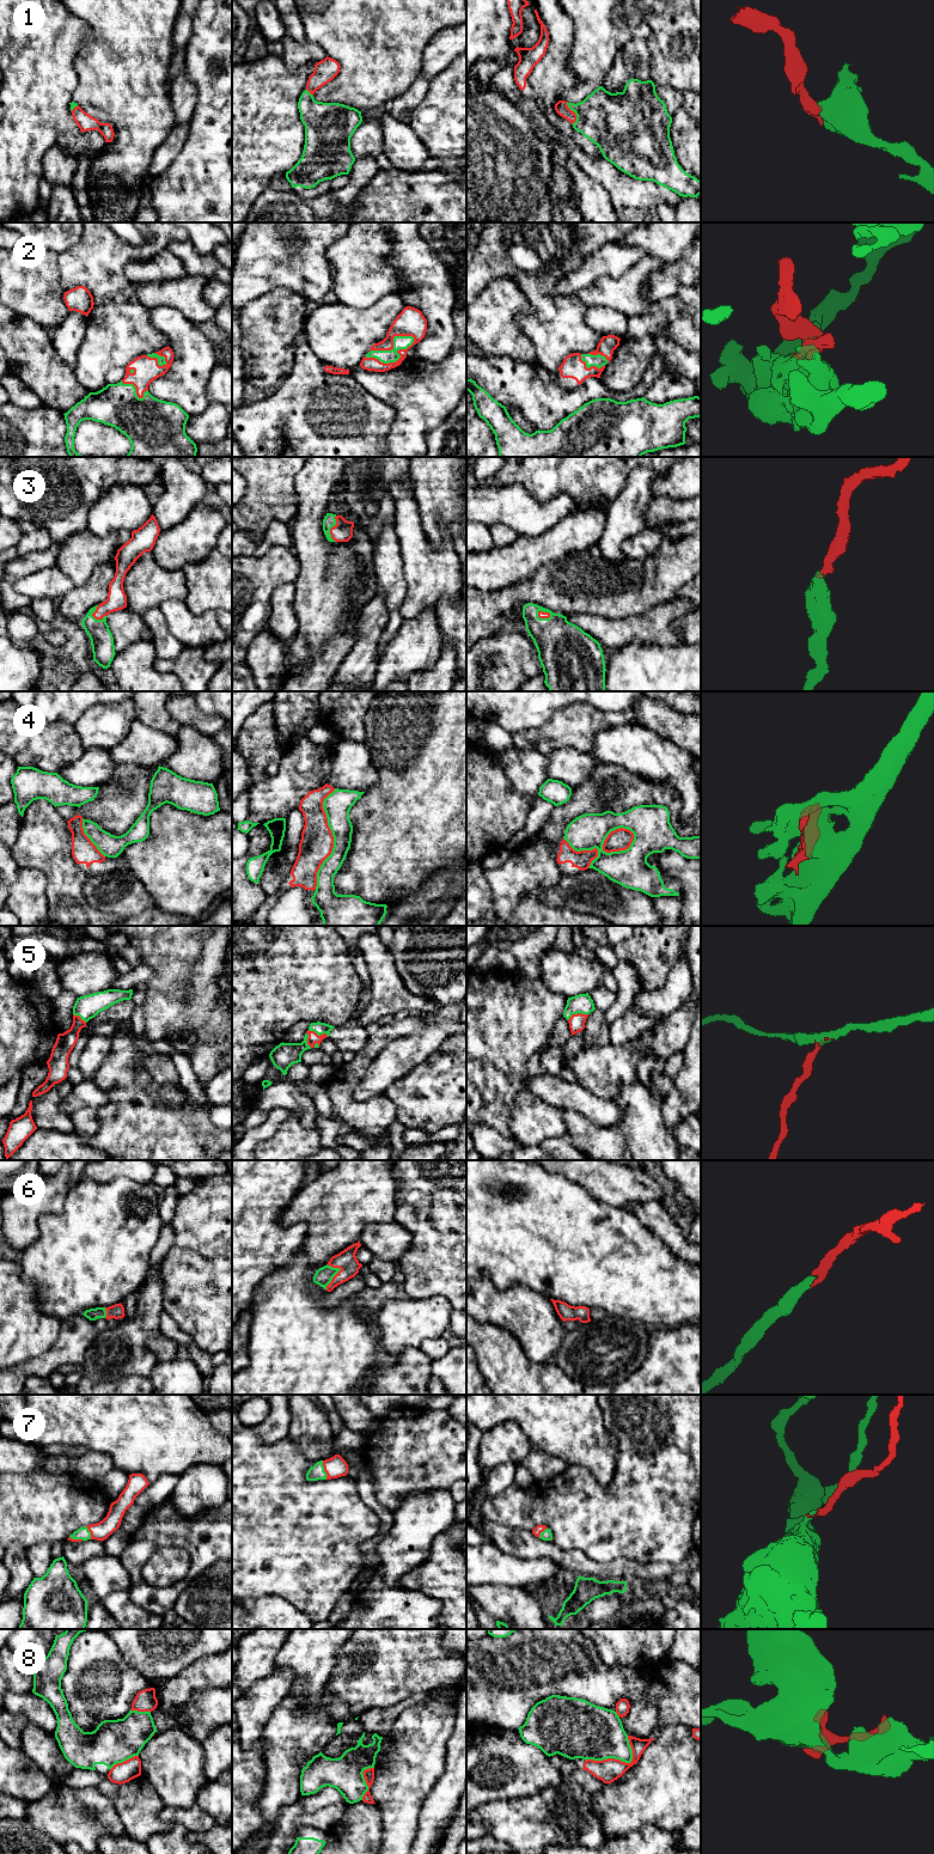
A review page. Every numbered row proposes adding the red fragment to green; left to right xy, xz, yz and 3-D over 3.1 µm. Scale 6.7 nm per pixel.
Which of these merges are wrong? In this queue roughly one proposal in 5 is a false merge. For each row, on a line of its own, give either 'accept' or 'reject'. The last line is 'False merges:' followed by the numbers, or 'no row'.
1: accept
2: accept
3: accept
4: reject
5: accept
6: accept
7: accept
8: reject
False merges: 4, 8

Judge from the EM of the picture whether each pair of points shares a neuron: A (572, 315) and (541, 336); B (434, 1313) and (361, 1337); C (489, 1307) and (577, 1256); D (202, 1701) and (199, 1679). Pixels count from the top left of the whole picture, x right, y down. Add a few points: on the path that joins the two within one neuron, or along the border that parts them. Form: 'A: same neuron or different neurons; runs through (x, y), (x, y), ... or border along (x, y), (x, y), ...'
A: same neuron; runs through (565, 318), (548, 335)
B: different neurons; border along (373, 1328), (380, 1348)
C: different neurons; border along (495, 1286), (506, 1290), (524, 1285), (549, 1299)
D: different neurons; border along (219, 1687), (197, 1690), (181, 1711)

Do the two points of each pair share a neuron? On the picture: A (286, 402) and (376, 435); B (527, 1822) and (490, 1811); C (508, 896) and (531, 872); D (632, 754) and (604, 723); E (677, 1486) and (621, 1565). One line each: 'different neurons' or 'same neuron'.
A: same neuron
B: same neuron
C: same neuron
D: different neurons
E: different neurons

